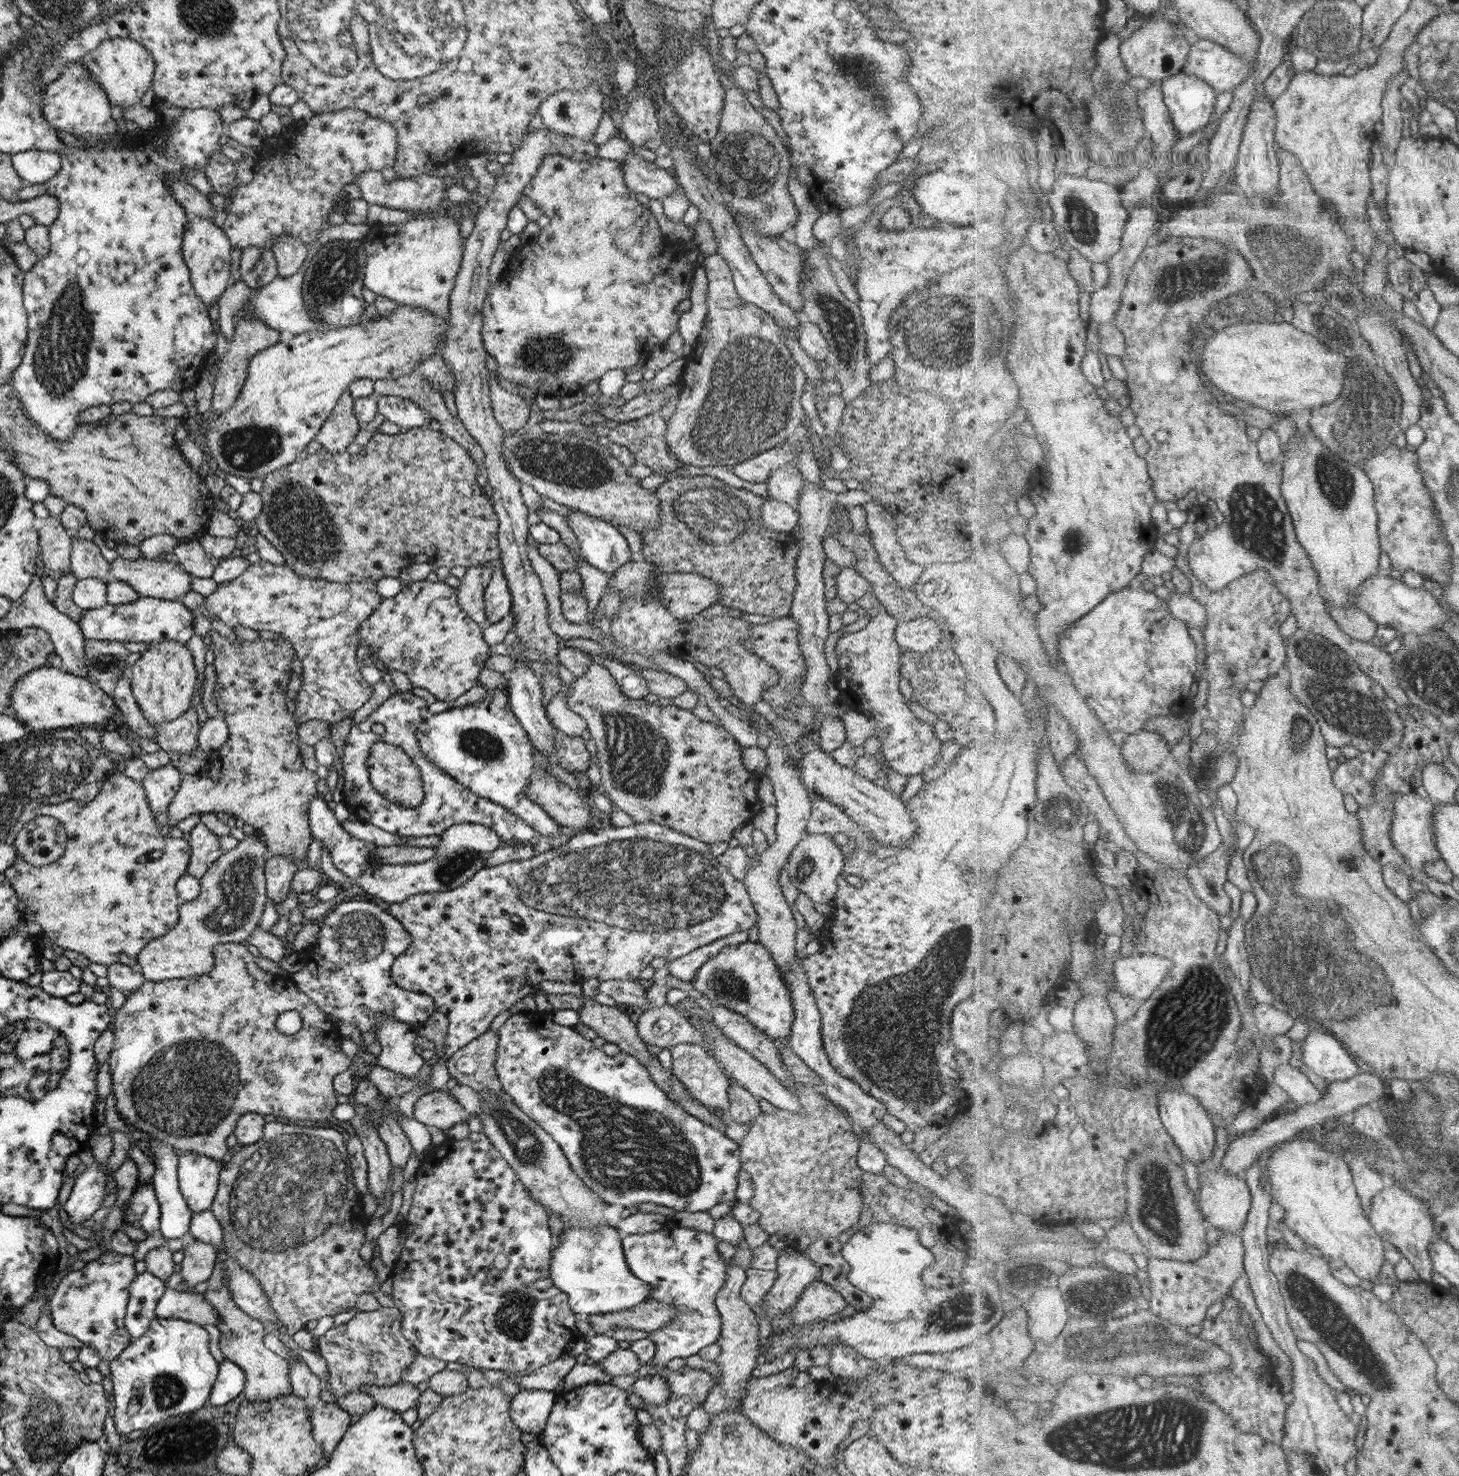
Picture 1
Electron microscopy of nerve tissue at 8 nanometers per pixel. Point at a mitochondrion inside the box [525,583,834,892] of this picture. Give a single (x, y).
(636, 752)

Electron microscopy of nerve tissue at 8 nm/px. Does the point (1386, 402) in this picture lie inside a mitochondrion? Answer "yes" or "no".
yes

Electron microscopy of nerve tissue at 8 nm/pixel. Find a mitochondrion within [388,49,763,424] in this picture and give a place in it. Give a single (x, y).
(540, 350)

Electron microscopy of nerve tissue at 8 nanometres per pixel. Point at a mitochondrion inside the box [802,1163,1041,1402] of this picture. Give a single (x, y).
(947, 1316)

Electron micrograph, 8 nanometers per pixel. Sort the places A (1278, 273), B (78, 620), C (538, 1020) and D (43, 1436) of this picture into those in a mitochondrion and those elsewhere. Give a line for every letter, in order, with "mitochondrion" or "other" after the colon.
A: mitochondrion
B: other
C: other
D: mitochondrion

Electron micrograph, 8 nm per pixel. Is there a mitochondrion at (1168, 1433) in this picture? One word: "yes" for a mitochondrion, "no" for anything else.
yes

